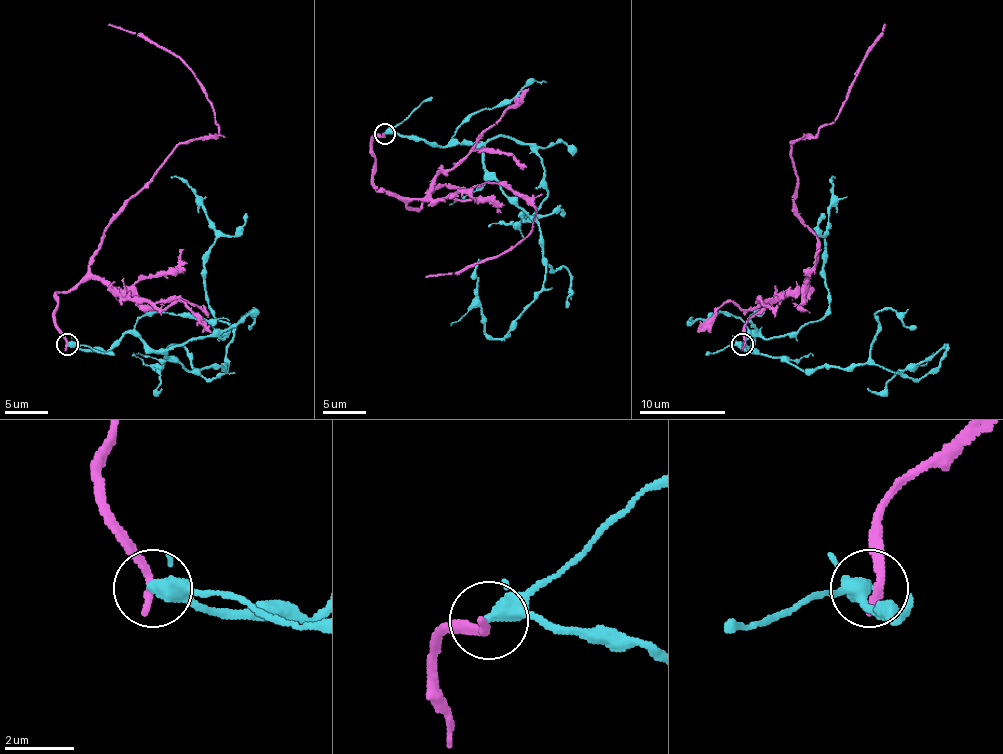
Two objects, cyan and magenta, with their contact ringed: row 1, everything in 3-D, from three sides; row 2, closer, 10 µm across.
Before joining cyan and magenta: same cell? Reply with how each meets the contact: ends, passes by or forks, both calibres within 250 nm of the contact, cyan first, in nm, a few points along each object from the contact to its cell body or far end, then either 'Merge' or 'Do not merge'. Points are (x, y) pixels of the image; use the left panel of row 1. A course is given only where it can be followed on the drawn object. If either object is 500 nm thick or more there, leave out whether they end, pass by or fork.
At the ring cyan forks. At the ring magenta ends. Thickness 320 nm (cyan) against 280 nm. Course of cyan: (67, 343), (110, 350), (136, 332), (189, 371), (228, 363), (205, 378), (174, 345), (159, 369), (161, 388). Course of magenta: (67, 343), (56, 296), (86, 274), (101, 235), (179, 145), (218, 134), (196, 76), (108, 24). Do not merge

